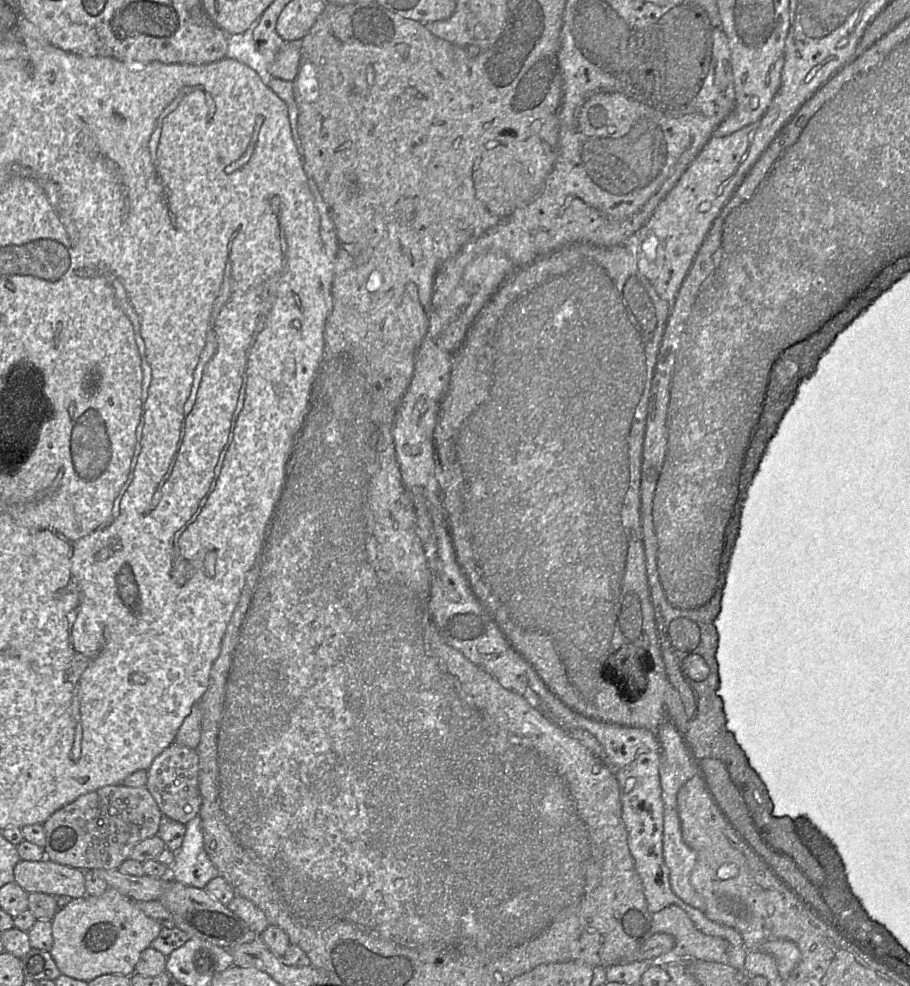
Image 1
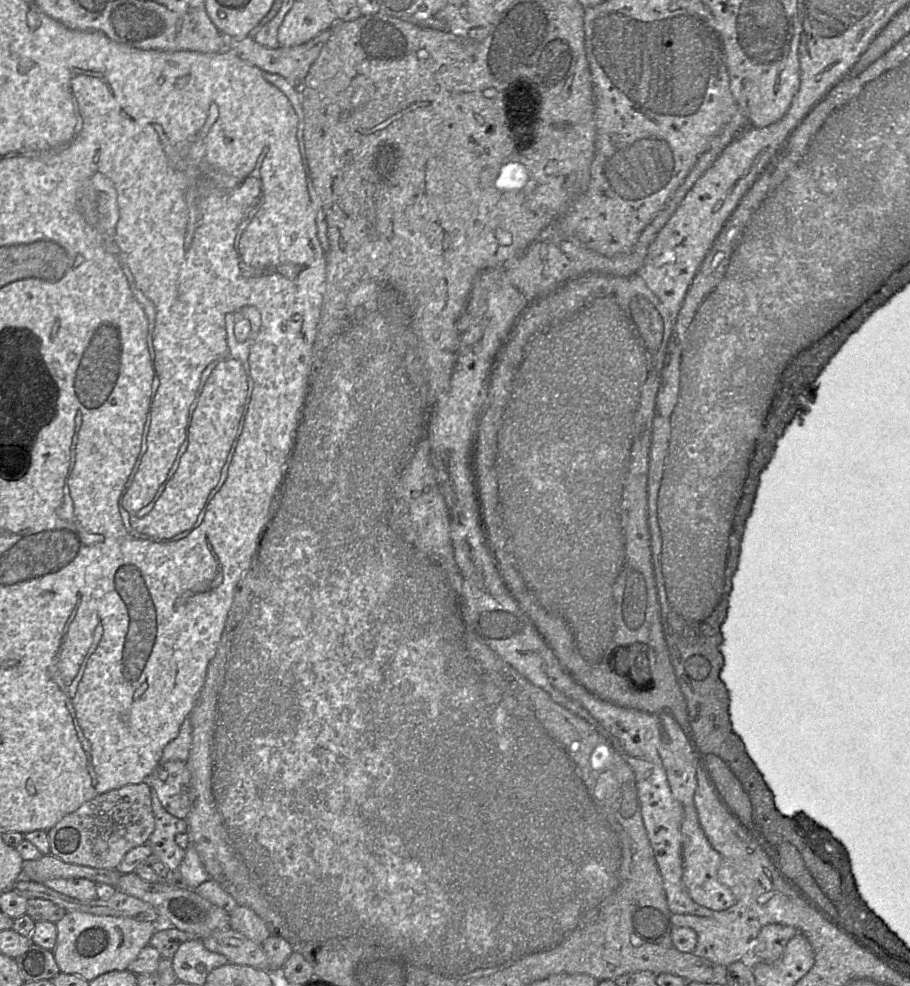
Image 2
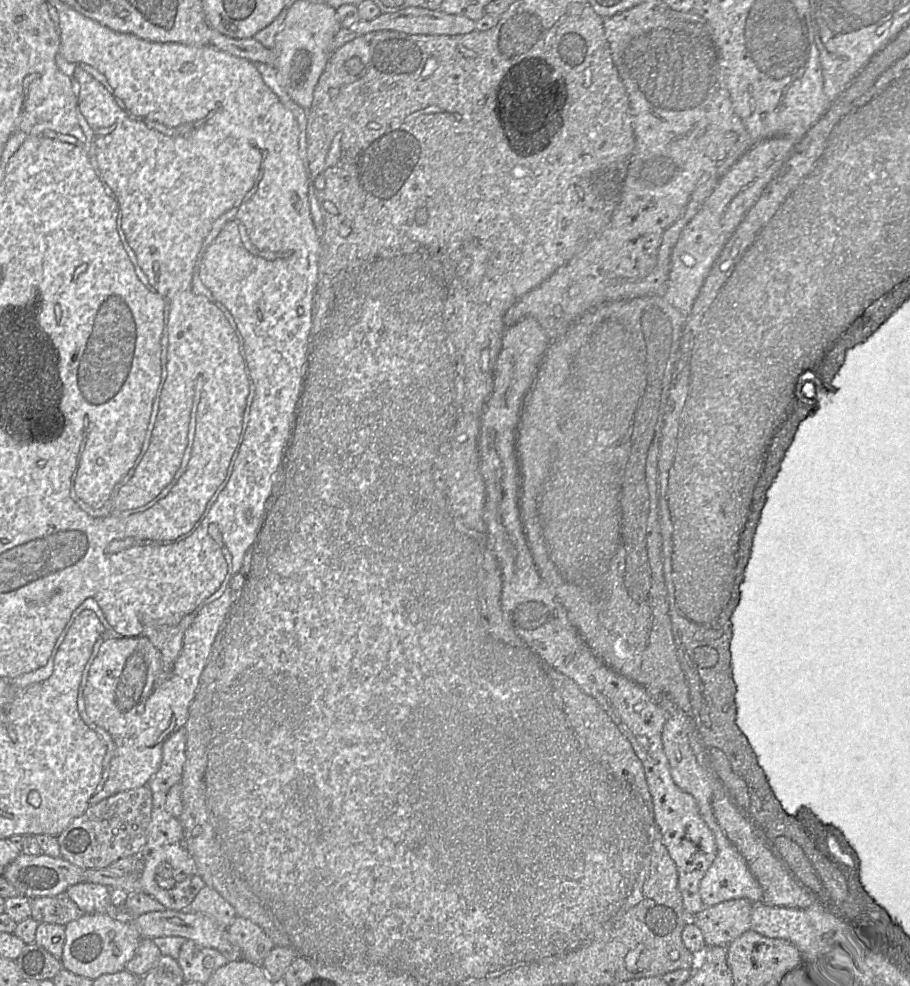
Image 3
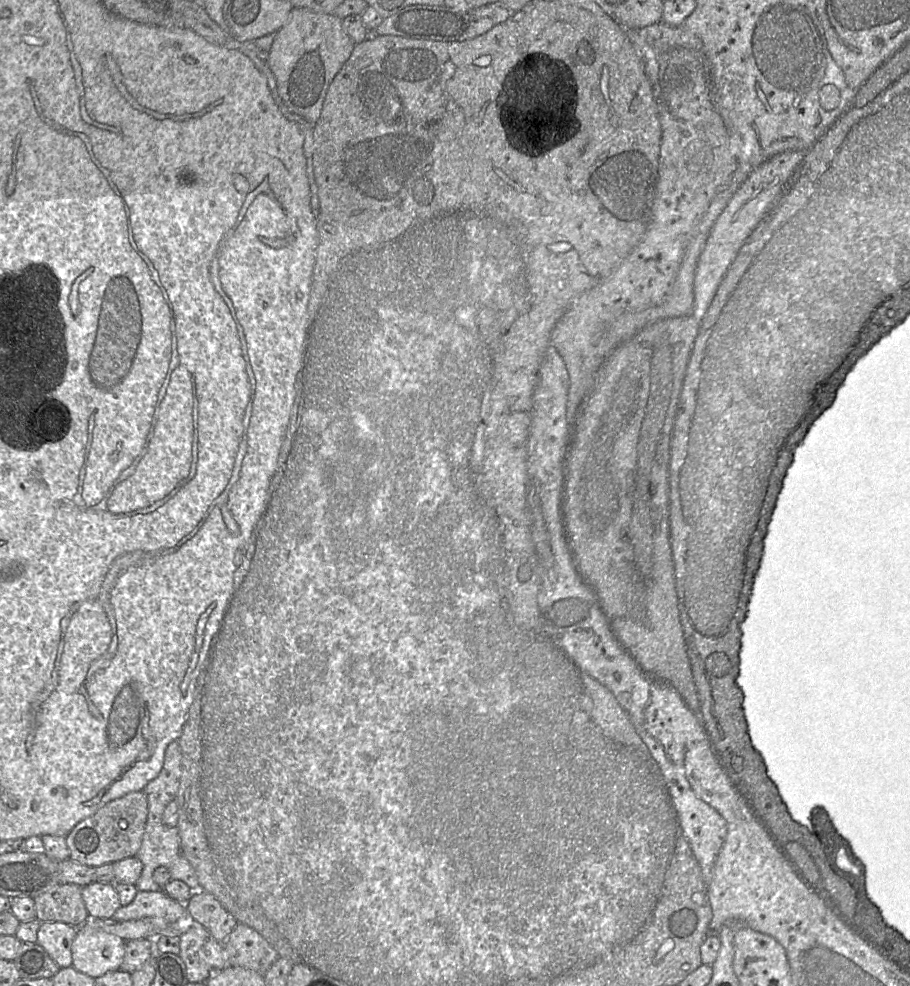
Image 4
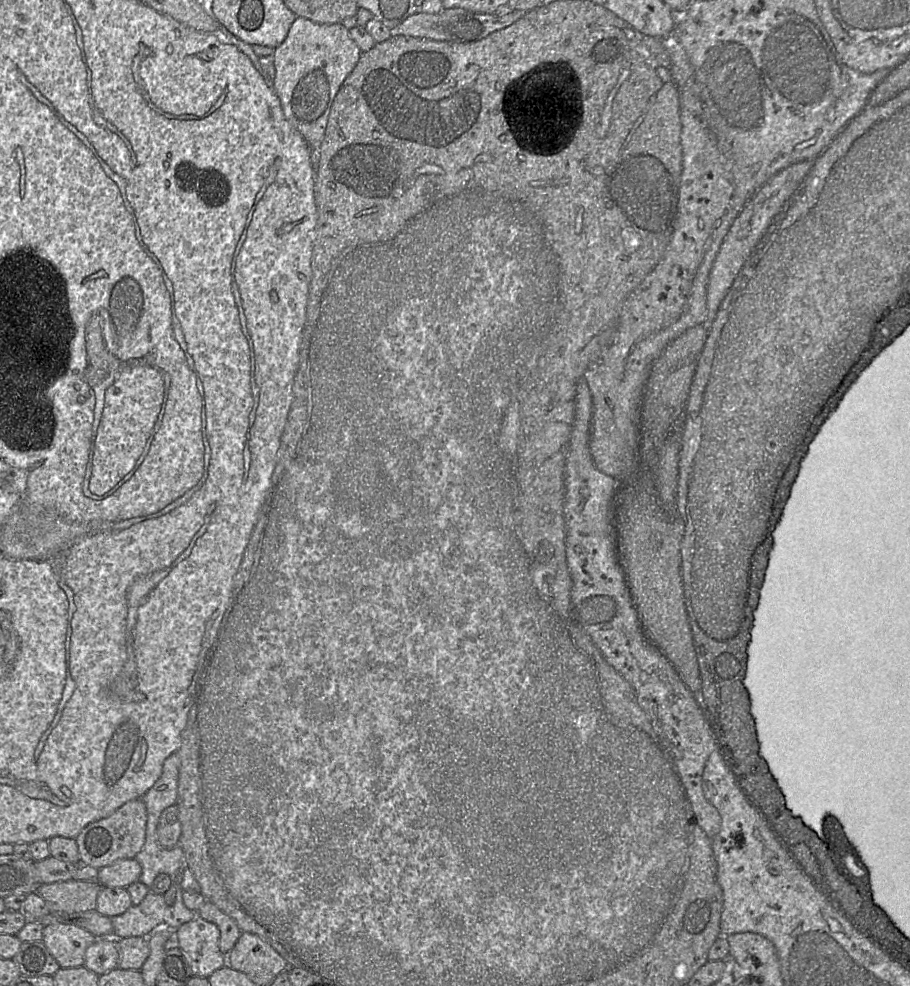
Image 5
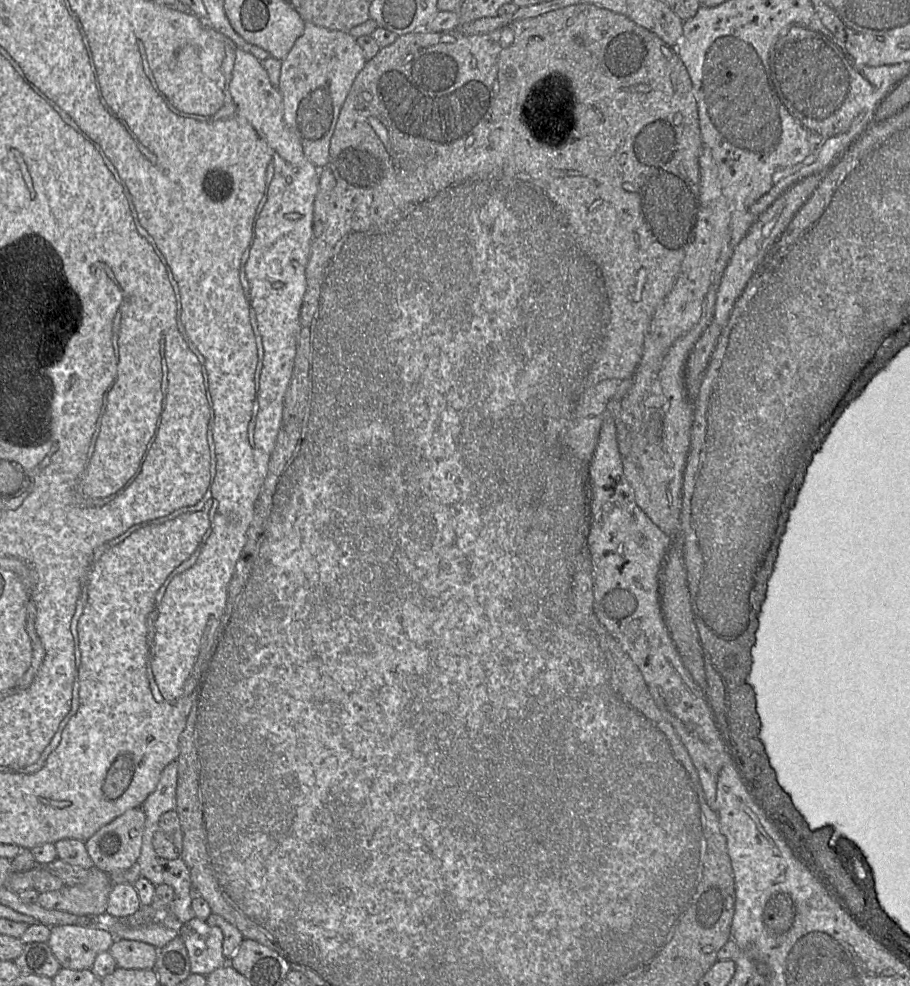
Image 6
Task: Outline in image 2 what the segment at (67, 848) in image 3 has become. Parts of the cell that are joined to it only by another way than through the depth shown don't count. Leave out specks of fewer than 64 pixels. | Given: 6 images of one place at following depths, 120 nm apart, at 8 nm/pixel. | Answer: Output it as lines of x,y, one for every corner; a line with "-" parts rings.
149,783
128,784
83,803
47,831
50,854
66,863
116,869
127,852
148,841
154,828

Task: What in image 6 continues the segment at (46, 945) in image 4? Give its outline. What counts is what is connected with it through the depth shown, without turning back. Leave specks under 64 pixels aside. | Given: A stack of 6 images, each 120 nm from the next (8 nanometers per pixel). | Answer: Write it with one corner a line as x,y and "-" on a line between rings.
63,924
51,927
47,941
62,968
91,969
96,956
109,951
116,937
102,924

